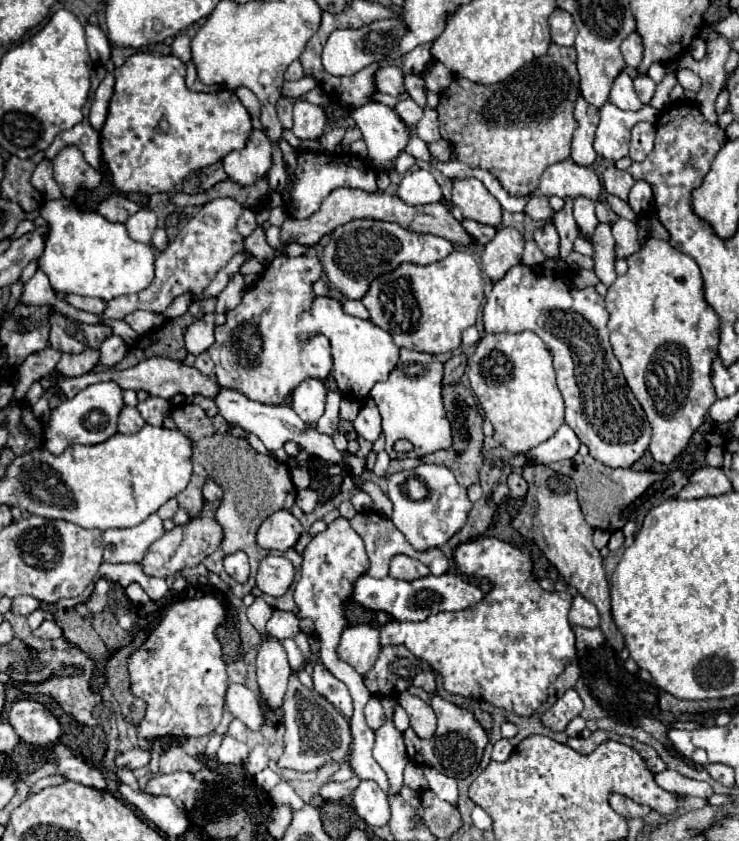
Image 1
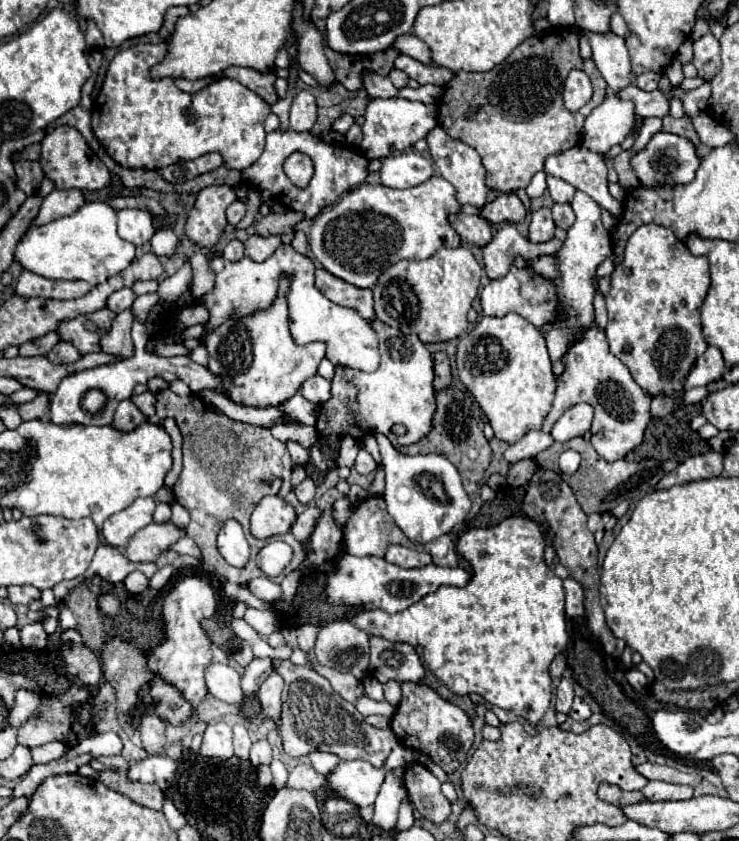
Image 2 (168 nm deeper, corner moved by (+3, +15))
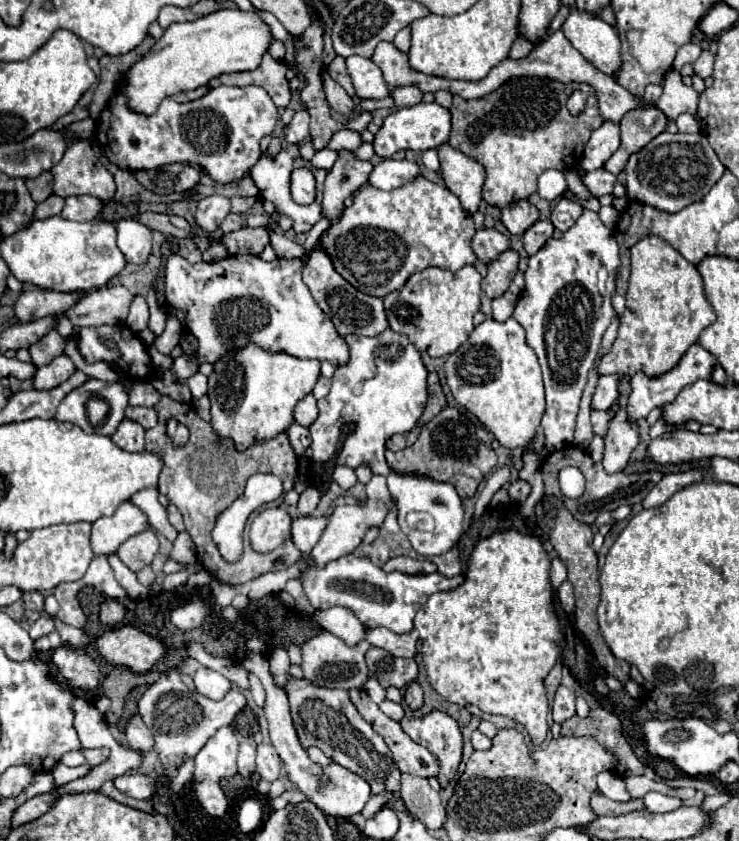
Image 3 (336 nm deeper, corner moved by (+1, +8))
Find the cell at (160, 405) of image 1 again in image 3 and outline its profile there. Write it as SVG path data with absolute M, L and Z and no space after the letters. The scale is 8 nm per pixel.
M130 406L126 410L126 418L142 424L146 430L148 428L154 428L156 424L156 412L152 408L142 408L142 406Z

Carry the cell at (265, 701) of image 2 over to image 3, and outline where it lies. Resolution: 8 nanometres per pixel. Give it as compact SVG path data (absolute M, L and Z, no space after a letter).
M248 654L246 660L242 662L242 666L250 672L254 672L264 690L266 690L266 704L264 704L264 716L268 720L268 726L270 726L270 738L272 738L272 746L276 748L278 756L282 758L282 762L286 764L288 772L290 772L290 780L296 784L298 790L302 790L308 800L312 800L324 814L328 816L338 816L338 818L350 818L358 812L362 812L362 808L366 806L366 802L370 800L372 796L372 790L370 790L370 784L360 778L358 774L342 768L340 764L332 762L328 768L320 768L316 766L310 758L308 758L308 752L300 746L298 742L298 736L296 736L296 730L294 730L294 724L292 724L292 718L290 718L290 708L288 708L288 698L286 698L286 692L282 688L278 688L270 676L270 670L268 670L268 660L260 654Z

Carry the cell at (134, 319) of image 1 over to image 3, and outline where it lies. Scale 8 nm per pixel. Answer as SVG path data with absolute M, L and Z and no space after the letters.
M104 286L86 294L74 308L66 310L64 316L76 326L104 326L122 324L128 316L134 294L124 286Z

